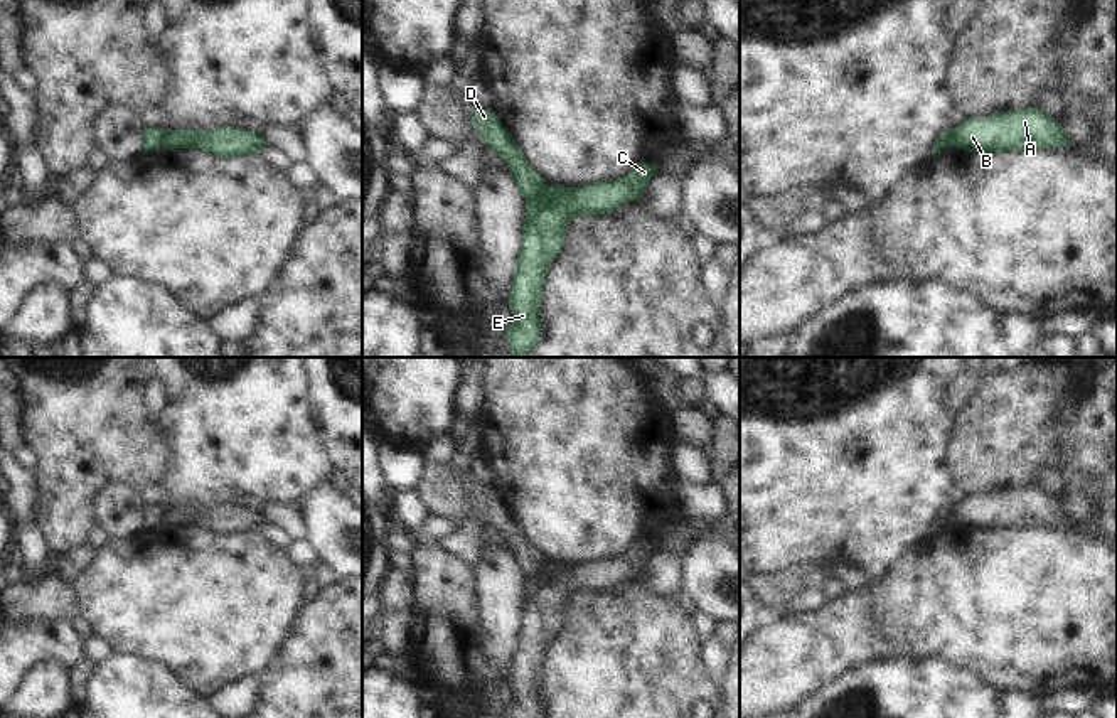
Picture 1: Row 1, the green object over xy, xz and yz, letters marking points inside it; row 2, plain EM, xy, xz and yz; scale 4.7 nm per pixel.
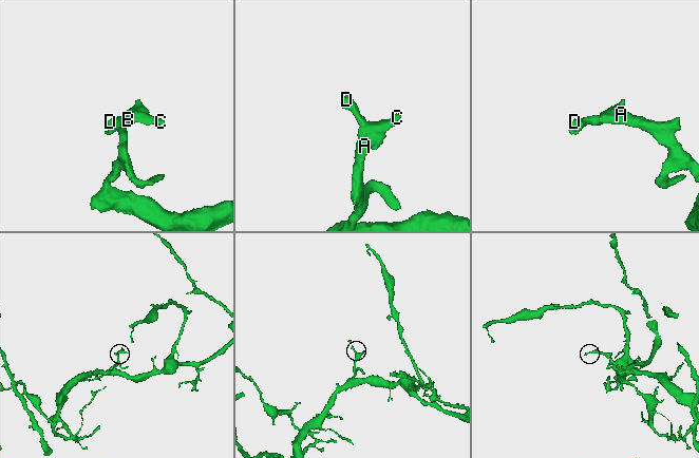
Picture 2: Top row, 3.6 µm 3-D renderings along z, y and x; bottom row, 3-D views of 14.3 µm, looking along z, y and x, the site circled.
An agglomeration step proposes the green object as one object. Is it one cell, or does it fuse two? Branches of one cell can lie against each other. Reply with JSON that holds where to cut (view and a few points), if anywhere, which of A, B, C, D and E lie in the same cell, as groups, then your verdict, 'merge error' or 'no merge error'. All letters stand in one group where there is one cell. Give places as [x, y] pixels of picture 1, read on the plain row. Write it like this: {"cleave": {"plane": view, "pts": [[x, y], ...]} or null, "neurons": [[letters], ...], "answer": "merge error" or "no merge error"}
{"cleave": {"plane": "xz", "pts": [[545, 562], [534, 573], [526, 577]]}, "neurons": [["A", "B", "C", "E"], ["D"]], "answer": "merge error"}

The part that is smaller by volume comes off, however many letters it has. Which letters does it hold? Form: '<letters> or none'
D

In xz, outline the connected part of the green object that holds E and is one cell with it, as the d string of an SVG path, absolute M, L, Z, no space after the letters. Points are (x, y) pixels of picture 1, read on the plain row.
M639 541L617 558L583 565L544 563L536 575L526 576L522 622L507 678L512 688L512 699L504 710L507 718L539 718L542 661L561 629L569 598L637 578L655 549L657 543Z

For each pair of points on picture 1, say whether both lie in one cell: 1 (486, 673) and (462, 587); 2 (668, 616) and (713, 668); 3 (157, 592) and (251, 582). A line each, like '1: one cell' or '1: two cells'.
1: one cell
2: two cells
3: one cell

